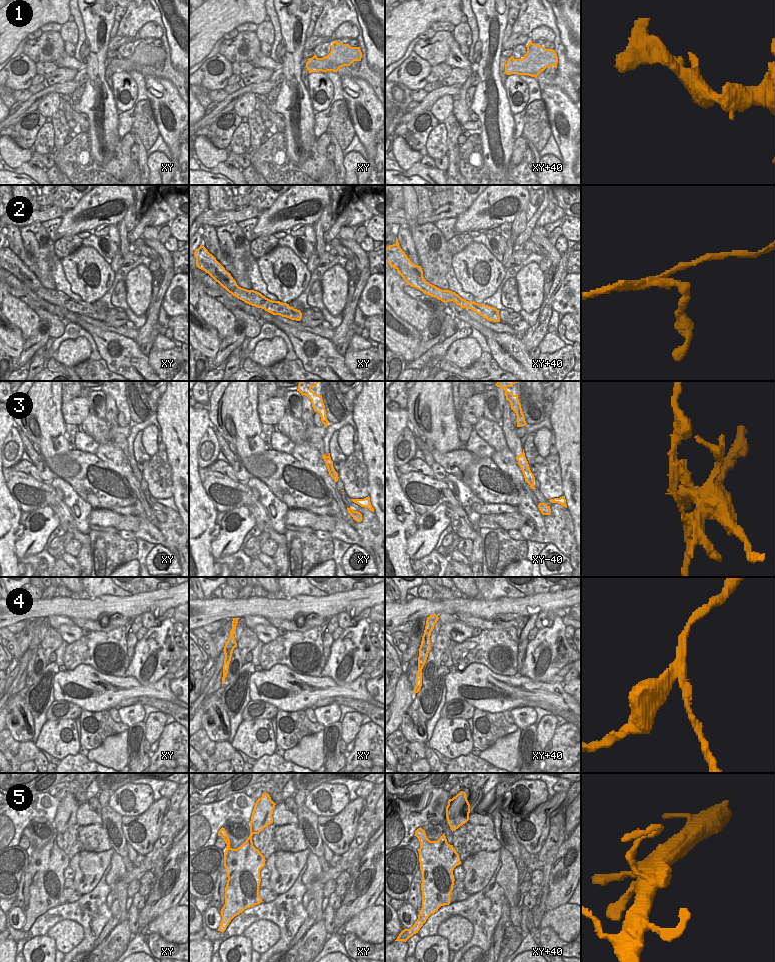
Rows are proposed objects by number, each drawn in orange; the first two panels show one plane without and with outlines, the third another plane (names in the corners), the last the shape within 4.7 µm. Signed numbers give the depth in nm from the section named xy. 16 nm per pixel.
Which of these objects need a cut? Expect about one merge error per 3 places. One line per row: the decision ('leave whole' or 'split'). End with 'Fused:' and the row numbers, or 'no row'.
1: leave whole
2: split
3: split
4: split
5: leave whole
Fused: 2, 3, 4

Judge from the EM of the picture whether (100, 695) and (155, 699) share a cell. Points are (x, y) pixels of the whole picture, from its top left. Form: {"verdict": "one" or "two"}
{"verdict": "one"}

